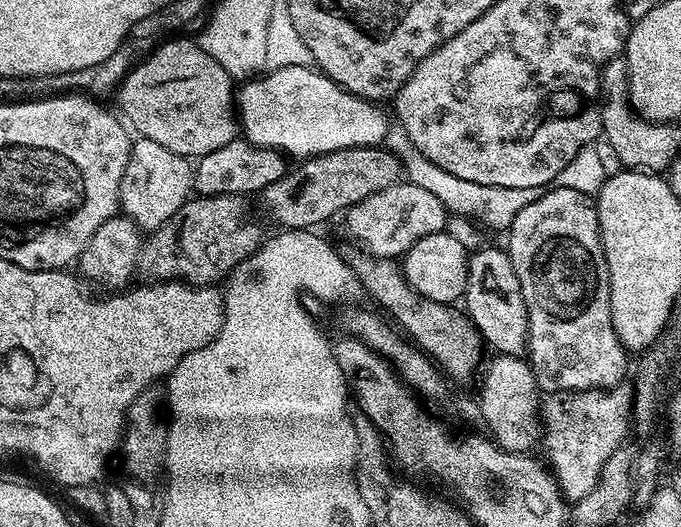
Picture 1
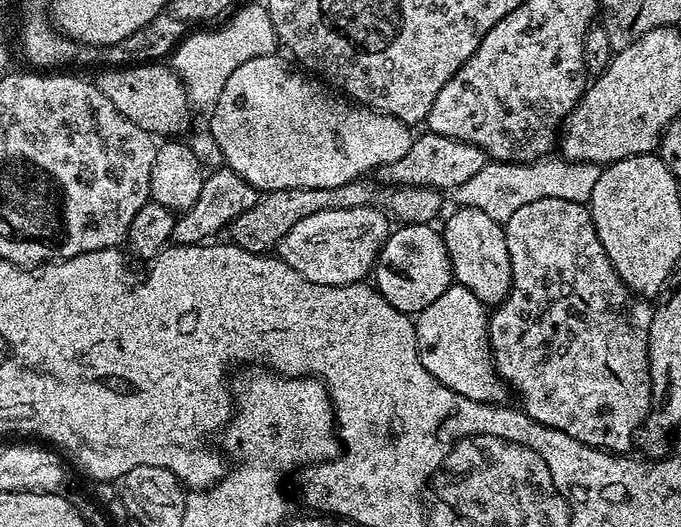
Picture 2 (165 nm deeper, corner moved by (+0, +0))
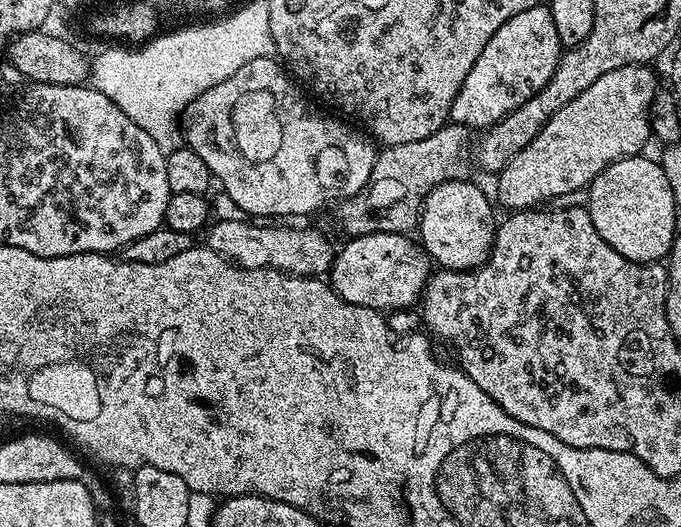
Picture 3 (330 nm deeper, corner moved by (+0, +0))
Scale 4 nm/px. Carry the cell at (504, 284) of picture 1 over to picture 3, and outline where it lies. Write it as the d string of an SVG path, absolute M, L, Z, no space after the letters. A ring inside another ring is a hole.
M471 179L451 180L438 186L424 200L418 225L418 240L441 269L468 272L471 268L487 264L488 256L492 253L498 216L492 213L492 204L488 201L487 194L472 183Z

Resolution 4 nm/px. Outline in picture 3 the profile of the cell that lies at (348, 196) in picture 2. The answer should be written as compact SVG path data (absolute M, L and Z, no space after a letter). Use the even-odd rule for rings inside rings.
M449 122L434 130L430 138L381 147L366 186L335 205L336 220L341 230L348 232L344 234L354 237L379 232L411 233L420 223L424 200L431 192L446 182L466 180L473 175L468 136L469 128Z

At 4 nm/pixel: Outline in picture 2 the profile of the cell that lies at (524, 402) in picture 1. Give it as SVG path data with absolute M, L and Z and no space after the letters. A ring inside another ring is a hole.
M454 282L441 297L415 315L415 344L422 366L447 389L471 401L503 405L510 390L497 374L493 362L488 318L487 305L476 294Z

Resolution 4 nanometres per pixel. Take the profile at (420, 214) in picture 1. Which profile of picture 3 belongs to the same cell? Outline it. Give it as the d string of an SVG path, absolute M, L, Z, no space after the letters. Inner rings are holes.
M216 220L206 228L206 247L241 268L273 268L291 276L320 278L332 267L334 244L316 228L267 228L264 222Z

